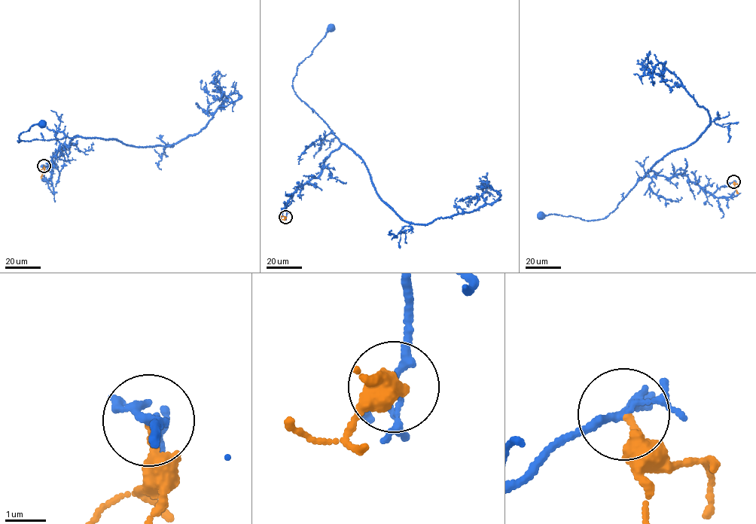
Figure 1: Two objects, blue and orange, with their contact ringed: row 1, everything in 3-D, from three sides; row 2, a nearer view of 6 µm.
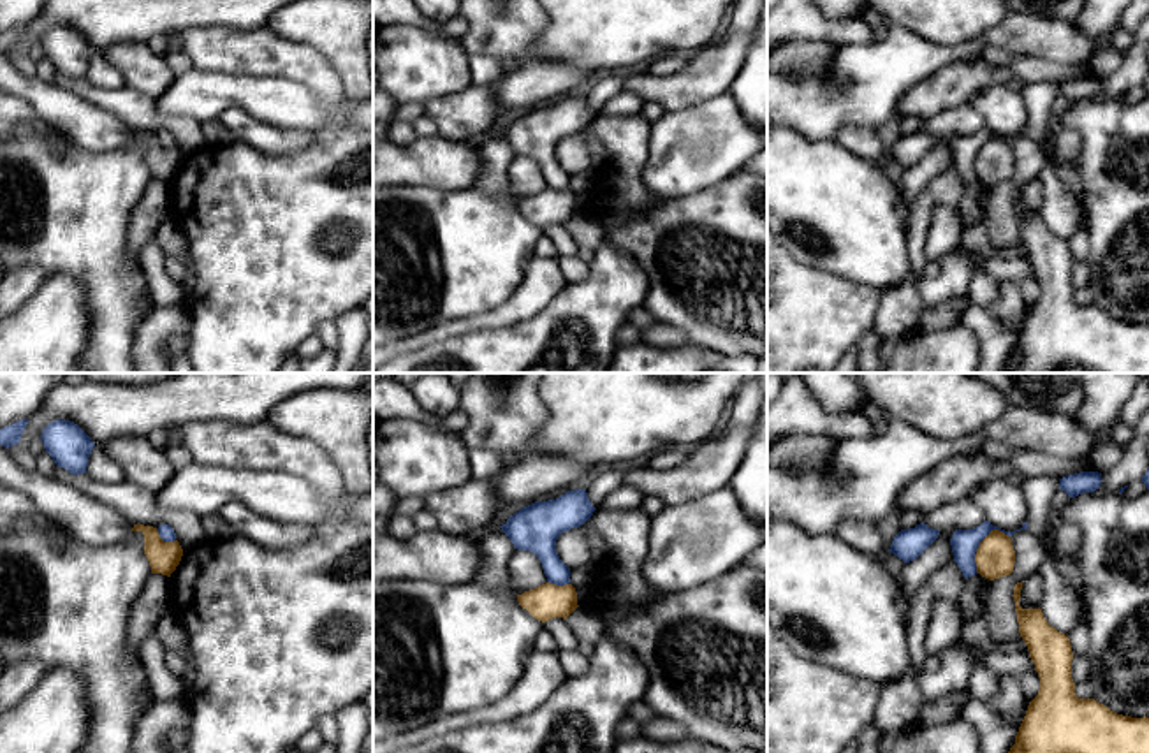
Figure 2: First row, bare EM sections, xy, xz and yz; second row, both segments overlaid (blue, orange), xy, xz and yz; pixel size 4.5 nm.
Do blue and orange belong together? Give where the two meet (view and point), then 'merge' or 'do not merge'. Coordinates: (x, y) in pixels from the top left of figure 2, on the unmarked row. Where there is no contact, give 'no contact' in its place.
yz (979, 150) | do not merge

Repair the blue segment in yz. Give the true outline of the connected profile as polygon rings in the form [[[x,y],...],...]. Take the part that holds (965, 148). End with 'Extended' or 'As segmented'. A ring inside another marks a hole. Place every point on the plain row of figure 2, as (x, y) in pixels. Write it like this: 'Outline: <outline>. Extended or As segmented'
Outline: [[[984,127],[980,132],[973,135],[955,135],[950,151],[954,158],[954,167],[961,174],[964,185],[978,179],[977,178],[977,169],[975,169],[975,160],[980,151],[980,148],[992,137],[999,135],[1005,141],[1012,143],[1015,137],[1005,137],[998,132],[992,132],[989,127]]]. As segmented

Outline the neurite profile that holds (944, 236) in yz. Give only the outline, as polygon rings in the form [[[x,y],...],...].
[[[936,206],[931,215],[924,253],[927,260],[940,260],[961,246],[961,222],[954,206]]]

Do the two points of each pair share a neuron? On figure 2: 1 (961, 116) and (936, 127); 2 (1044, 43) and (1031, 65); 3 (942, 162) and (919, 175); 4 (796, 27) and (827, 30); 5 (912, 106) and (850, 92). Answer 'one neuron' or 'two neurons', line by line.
1: one neuron
2: two neurons
3: one neuron
4: one neuron
5: two neurons

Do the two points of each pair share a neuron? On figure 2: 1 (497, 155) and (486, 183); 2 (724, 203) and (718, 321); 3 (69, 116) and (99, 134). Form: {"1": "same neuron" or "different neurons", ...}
{"1": "same neuron", "2": "same neuron", "3": "same neuron"}

